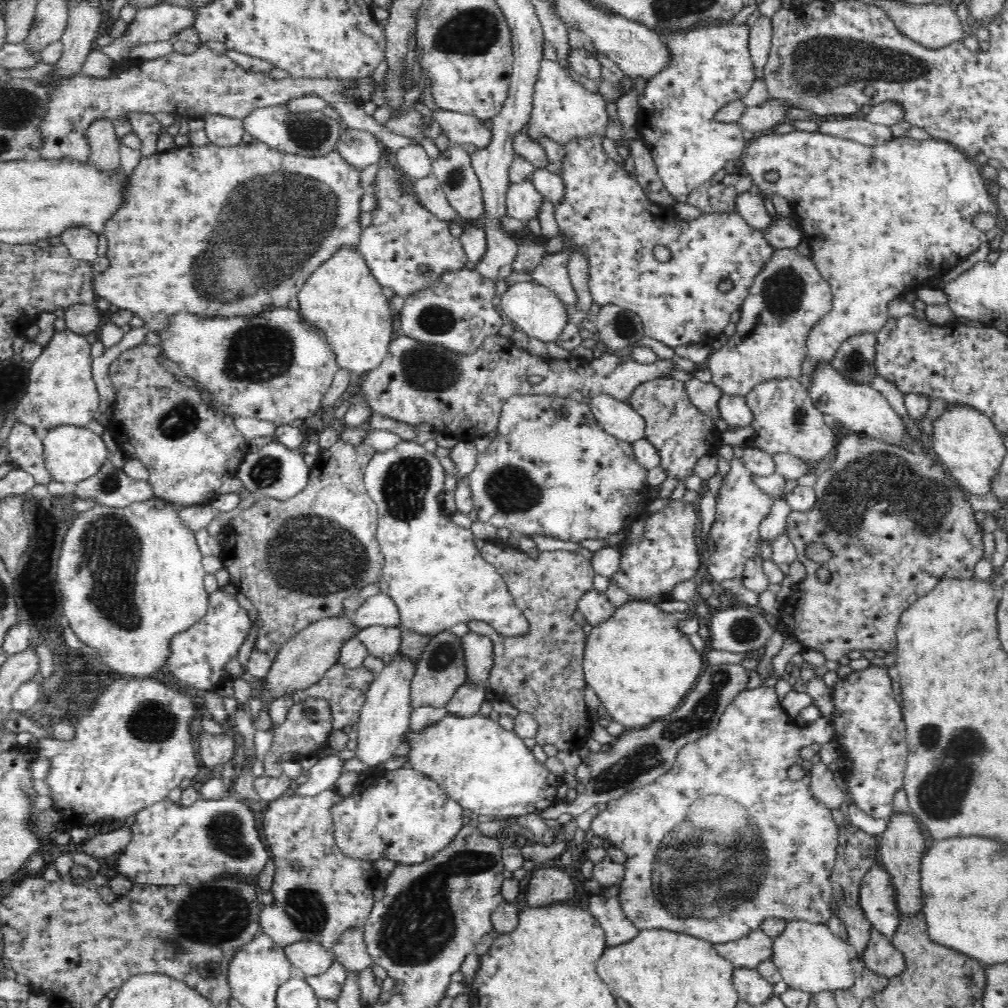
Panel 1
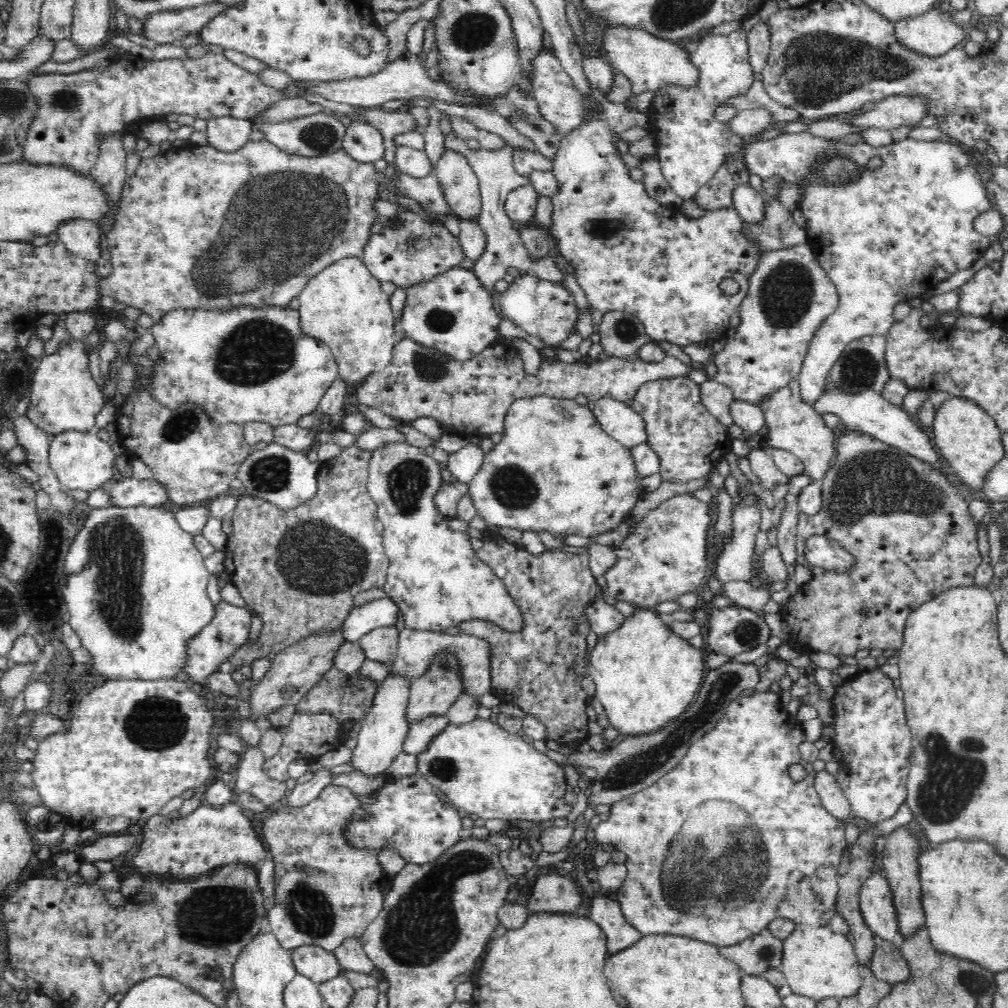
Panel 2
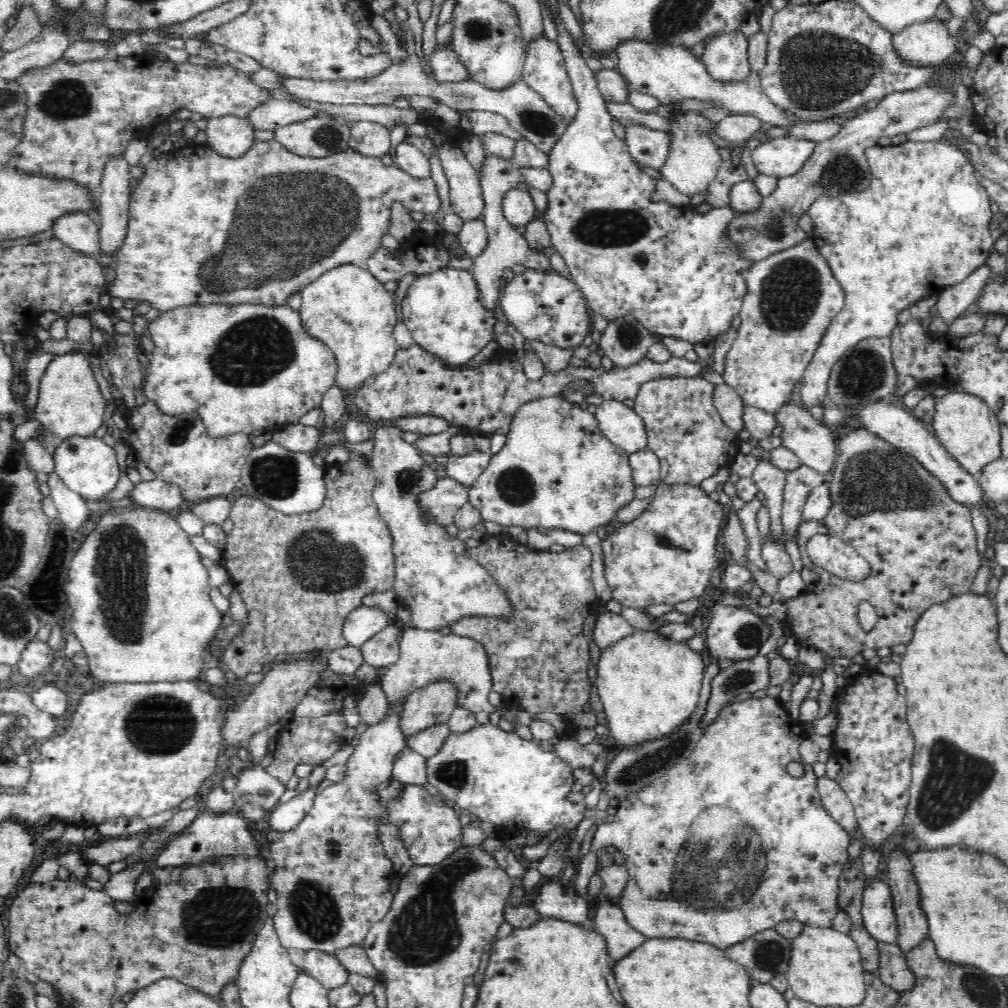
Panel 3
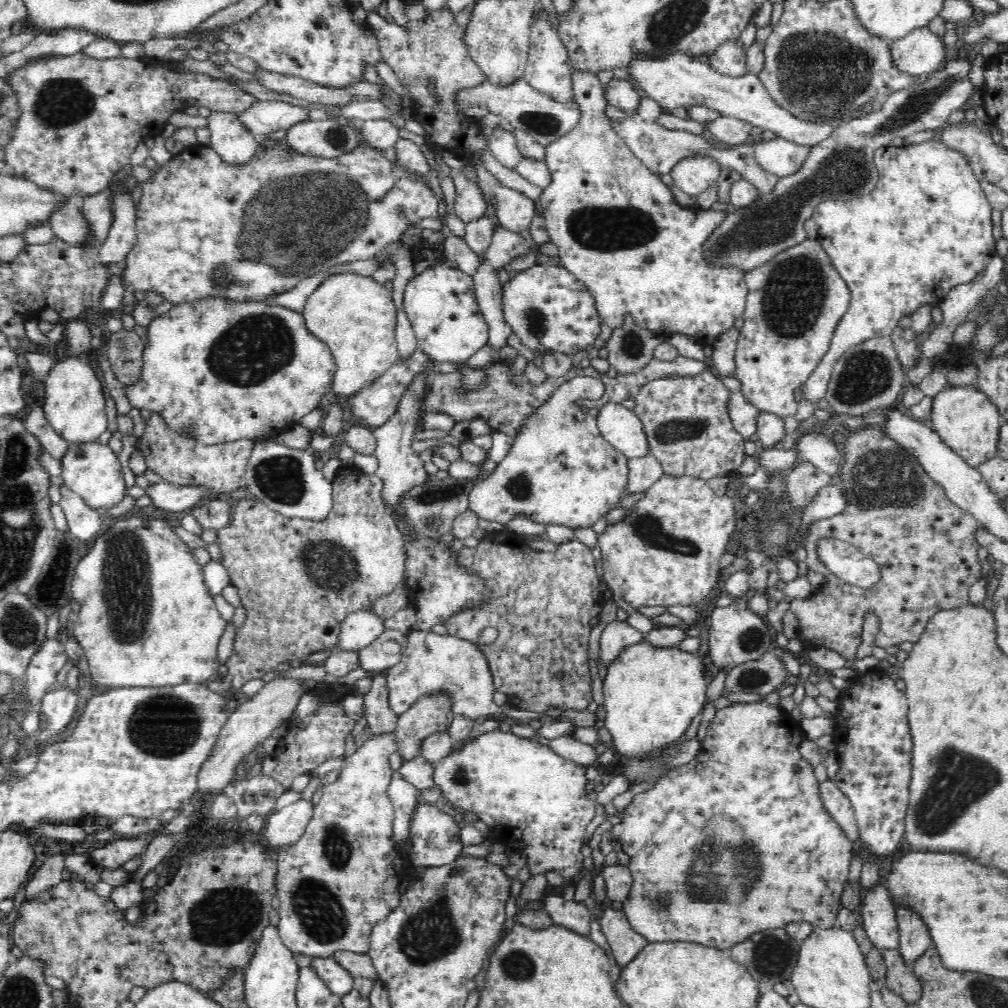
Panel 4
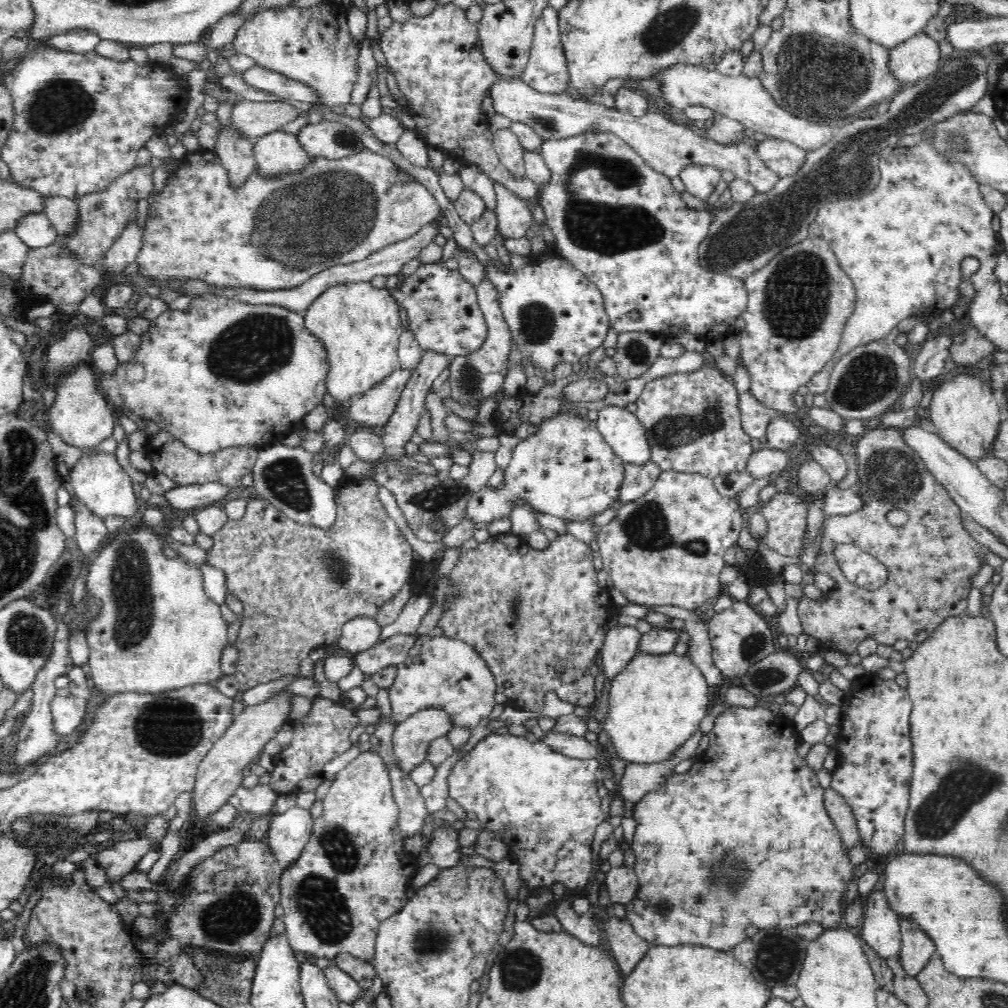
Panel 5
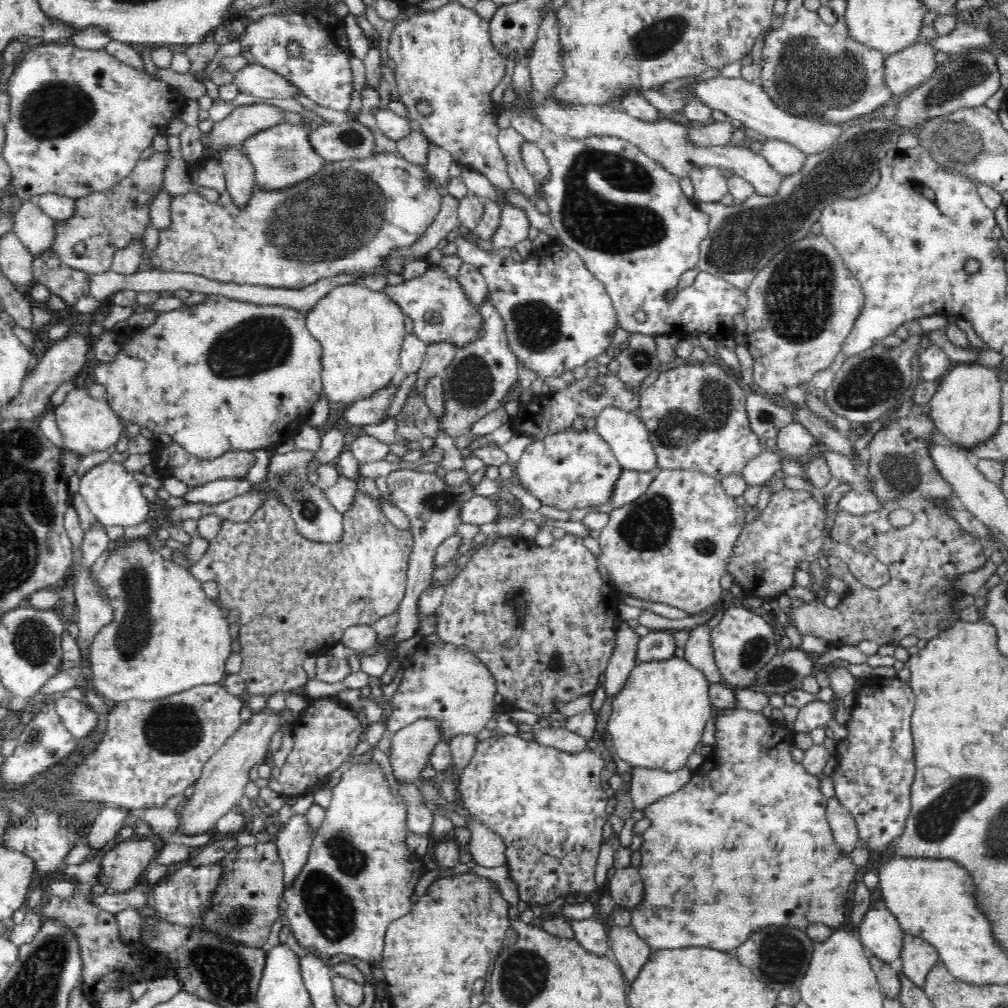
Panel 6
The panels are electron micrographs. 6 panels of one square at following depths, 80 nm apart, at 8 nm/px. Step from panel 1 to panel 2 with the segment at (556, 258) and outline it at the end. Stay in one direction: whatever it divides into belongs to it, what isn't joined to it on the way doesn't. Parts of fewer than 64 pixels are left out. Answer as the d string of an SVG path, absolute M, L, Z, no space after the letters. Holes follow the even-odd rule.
M454 132L445 135L444 148L462 153L468 159L468 163L473 168L479 180L481 211L476 221L485 232L486 248L484 254L478 260L474 261L472 271L486 285L486 288L490 289L490 291L494 290L495 283L503 279L507 275L507 269L513 266L525 275L536 277L569 290L568 286L566 286L566 278L564 278L564 268L552 258L552 253L546 258L531 260L531 258L527 257L526 251L523 249L519 231L512 228L512 220L505 209L507 194L512 189L526 182L523 176L515 173L513 167L513 151L515 148L506 143L494 150L486 150L486 148L479 148L478 150L470 149L467 141L458 140L454 136Z

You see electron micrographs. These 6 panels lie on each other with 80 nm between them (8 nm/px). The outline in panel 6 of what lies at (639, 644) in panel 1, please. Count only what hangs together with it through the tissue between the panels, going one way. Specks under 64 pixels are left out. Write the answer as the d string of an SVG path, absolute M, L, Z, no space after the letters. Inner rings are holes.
M675 655L662 660L637 660L623 685L610 700L612 712L606 722L606 730L612 736L615 752L624 762L642 768L673 771L685 767L691 754L699 750L698 744L706 722L716 714L704 673L692 666L685 657L678 658Z

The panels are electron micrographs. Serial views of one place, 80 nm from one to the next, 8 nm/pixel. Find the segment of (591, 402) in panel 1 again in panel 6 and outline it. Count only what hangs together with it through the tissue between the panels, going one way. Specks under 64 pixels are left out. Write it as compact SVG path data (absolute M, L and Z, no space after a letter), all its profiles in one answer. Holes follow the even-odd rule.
M606 407L592 423L598 434L610 445L623 470L646 472L656 469L656 455L649 441L649 430L632 410Z

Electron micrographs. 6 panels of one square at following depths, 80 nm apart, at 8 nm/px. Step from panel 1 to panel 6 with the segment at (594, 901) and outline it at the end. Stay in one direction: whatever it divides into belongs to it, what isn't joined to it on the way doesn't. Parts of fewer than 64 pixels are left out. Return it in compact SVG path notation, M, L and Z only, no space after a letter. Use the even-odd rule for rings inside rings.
M614 924L608 928L607 937L610 957L618 964L627 982L634 980L640 968L650 960L653 951L650 945L638 936L632 925Z

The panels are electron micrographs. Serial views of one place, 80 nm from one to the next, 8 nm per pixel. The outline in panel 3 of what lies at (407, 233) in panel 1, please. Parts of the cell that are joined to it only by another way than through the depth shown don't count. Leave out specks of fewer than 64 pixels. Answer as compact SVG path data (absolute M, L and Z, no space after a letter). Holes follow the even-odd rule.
M418 229L410 238L406 238L404 243L398 246L398 254L390 252L380 242L371 252L364 265L382 284L387 281L400 282L404 276L417 276L418 278L425 275L434 275L436 272L446 269L448 264L456 257L456 253L450 247L446 247L446 243L444 243L444 235L446 234L446 231L428 234L428 232Z

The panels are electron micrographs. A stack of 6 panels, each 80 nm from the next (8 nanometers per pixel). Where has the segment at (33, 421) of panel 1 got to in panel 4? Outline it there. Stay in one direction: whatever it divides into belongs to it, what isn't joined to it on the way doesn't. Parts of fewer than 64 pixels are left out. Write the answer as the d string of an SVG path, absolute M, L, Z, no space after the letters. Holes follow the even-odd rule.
M61 355L44 381L41 411L48 424L68 443L96 441L107 430L105 393L94 362L89 356Z

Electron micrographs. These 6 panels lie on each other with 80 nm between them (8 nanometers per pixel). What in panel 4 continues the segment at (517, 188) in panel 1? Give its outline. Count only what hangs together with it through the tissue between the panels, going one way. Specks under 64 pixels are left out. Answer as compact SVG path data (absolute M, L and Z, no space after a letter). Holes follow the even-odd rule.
M470 158L478 175L482 191L494 192L496 197L496 216L502 225L520 233L530 226L532 218L536 216L536 204L525 194L504 186L492 173L482 166L479 158Z

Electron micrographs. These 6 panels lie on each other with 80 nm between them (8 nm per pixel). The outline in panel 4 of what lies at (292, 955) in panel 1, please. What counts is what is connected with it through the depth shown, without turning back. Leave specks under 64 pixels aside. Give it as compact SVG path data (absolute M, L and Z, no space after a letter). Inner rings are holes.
M313 956L310 958L309 966L333 995L339 997L346 994L348 990L352 990L354 978L338 964L334 957Z

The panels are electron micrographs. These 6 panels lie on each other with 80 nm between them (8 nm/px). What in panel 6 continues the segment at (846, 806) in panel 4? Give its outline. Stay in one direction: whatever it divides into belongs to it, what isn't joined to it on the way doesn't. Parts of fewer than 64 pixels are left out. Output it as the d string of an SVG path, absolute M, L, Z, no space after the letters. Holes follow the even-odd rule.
M835 794L829 796L826 801L826 814L838 847L846 854L850 854L859 839L855 818Z

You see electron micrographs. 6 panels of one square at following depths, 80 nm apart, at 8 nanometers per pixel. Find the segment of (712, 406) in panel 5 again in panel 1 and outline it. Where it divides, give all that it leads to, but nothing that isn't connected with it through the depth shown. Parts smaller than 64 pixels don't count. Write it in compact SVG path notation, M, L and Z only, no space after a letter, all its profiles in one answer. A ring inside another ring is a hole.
M668 377L646 381L634 387L627 398L630 406L645 420L645 437L658 449L661 467L668 477L678 478L672 497L648 501L648 514L656 514L674 500L683 500L687 491L687 480L692 477L694 461L705 452L718 450L721 445L719 431L714 419L702 414L683 392L683 382Z

